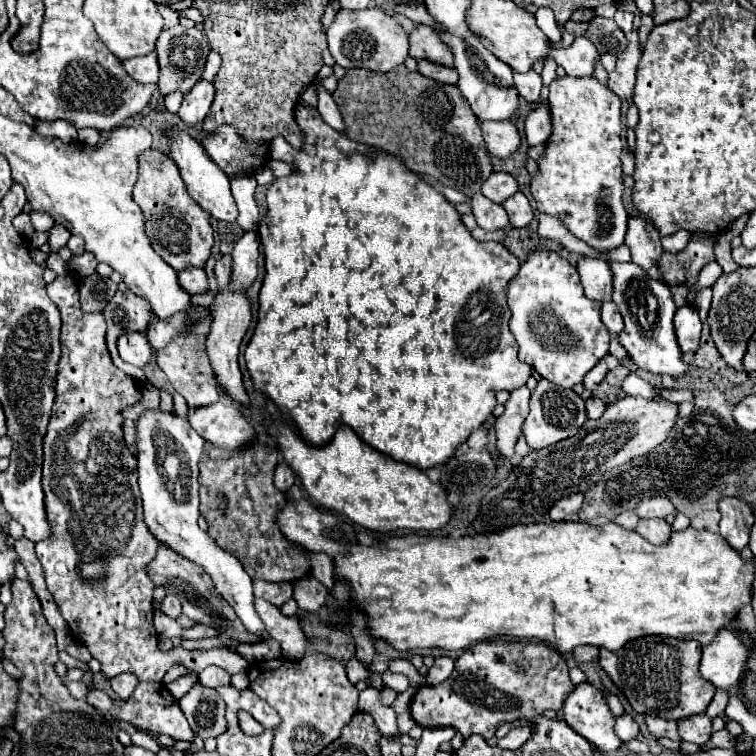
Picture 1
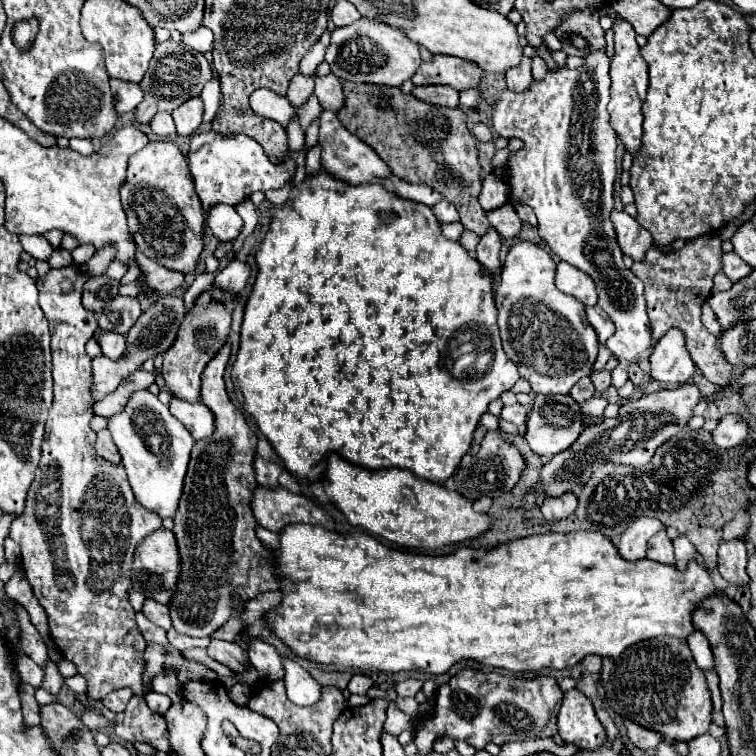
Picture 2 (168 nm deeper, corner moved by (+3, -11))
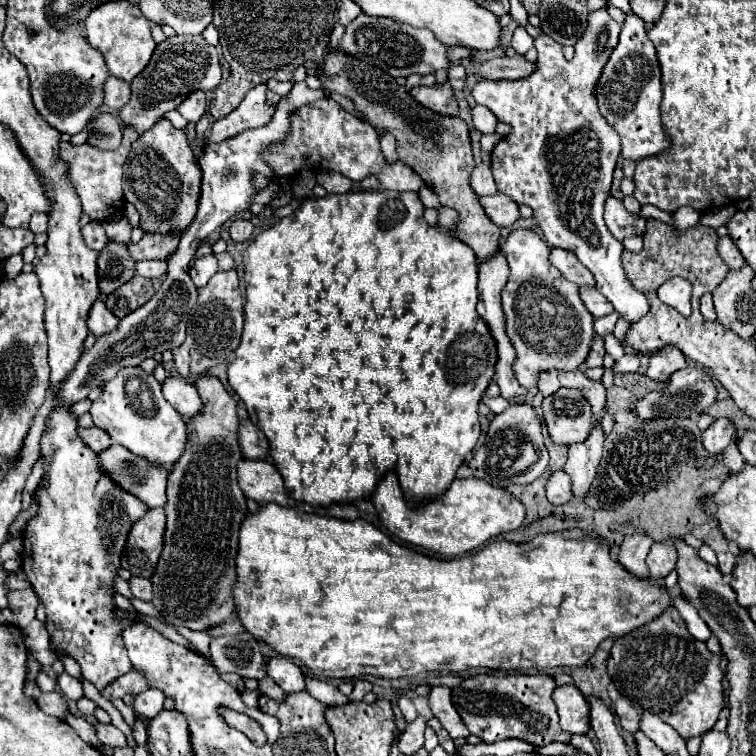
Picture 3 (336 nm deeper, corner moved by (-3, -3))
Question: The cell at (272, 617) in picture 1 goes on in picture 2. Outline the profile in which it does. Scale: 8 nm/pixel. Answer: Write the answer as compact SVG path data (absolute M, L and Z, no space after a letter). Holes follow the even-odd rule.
M282 656L284 664L284 684L288 690L288 698L296 706L312 706L320 698L320 684L292 658Z

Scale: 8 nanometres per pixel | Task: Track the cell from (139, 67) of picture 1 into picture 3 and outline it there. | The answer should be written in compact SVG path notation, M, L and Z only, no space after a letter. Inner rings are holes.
M108 76L108 80L104 82L104 104L108 108L120 110L128 100L130 100L130 84L116 76Z

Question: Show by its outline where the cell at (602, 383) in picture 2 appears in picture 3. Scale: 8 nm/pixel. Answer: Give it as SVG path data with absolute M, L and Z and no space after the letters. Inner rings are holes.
M594 334L594 340L592 340L592 348L588 352L588 360L584 362L586 368L596 368L596 366L602 366L602 358L604 358L606 350L604 350L604 342L598 334Z

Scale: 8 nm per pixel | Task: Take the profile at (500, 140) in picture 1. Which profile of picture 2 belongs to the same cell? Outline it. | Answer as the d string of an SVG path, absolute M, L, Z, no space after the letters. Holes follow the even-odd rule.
M482 122L474 126L472 134L474 134L474 136L476 136L476 140L480 140L480 142L492 142L492 140L494 140L492 130L490 130L486 124L482 124Z

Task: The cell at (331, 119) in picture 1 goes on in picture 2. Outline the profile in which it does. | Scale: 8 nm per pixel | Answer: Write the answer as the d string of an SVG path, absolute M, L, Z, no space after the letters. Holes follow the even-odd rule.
M324 110L320 114L320 144L322 144L322 166L326 166L326 170L334 176L338 176L338 180L346 180L350 184L362 184L362 182L392 182L396 184L394 192L402 198L408 198L408 200L414 200L414 202L420 202L420 204L426 204L430 208L434 208L442 196L438 196L438 192L434 192L432 188L428 186L416 186L414 184L414 194L408 194L410 192L410 186L400 180L400 178L392 178L392 172L390 168L386 168L386 164L382 164L382 160L378 160L378 154L374 150L370 150L362 140L358 140L358 136L350 134L342 122L338 120L338 116L330 110Z

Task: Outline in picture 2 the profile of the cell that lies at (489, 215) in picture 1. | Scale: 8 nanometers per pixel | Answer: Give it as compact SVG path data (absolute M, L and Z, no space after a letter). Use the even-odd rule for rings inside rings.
M490 226L486 234L480 238L478 248L476 248L476 258L488 270L494 278L500 274L500 262L498 262L498 252L500 252L500 234Z

